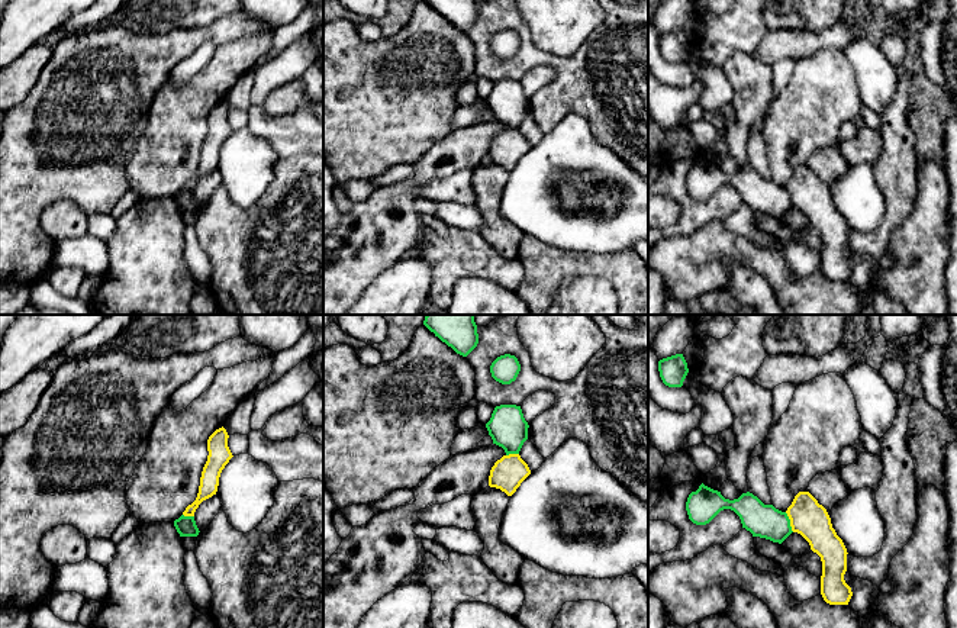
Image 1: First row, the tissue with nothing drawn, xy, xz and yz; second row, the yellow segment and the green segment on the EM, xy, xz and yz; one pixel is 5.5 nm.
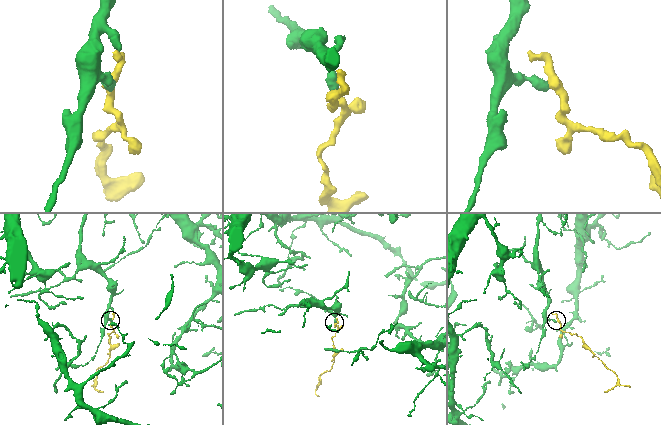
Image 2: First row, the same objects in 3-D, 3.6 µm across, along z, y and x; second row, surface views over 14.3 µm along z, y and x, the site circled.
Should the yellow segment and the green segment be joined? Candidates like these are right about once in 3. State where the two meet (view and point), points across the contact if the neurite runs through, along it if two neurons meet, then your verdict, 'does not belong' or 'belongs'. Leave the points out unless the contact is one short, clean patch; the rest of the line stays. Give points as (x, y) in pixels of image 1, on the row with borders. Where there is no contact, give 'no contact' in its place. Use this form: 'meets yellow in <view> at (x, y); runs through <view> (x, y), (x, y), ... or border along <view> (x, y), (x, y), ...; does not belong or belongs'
meets yellow in yz at (790, 522); border along yz (785, 512), (793, 531); does not belong

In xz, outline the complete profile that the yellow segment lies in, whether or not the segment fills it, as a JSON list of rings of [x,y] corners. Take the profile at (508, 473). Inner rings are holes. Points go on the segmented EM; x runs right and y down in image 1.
[[[519,454],[503,455],[490,470],[489,486],[512,496],[529,474],[531,470]]]

